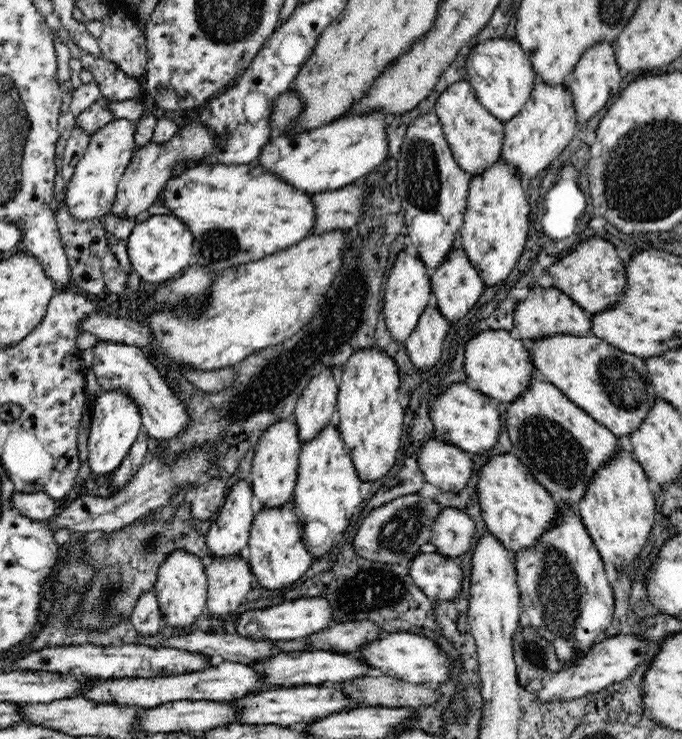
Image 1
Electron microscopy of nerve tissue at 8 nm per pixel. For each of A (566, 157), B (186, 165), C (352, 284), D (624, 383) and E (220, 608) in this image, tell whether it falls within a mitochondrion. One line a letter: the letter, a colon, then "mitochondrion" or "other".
A: other
B: other
C: mitochondrion
D: mitochondrion
E: other

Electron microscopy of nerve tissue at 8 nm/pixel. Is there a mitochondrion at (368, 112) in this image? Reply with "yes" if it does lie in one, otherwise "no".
no

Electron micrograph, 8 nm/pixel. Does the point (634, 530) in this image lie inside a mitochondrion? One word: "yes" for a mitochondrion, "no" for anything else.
no

